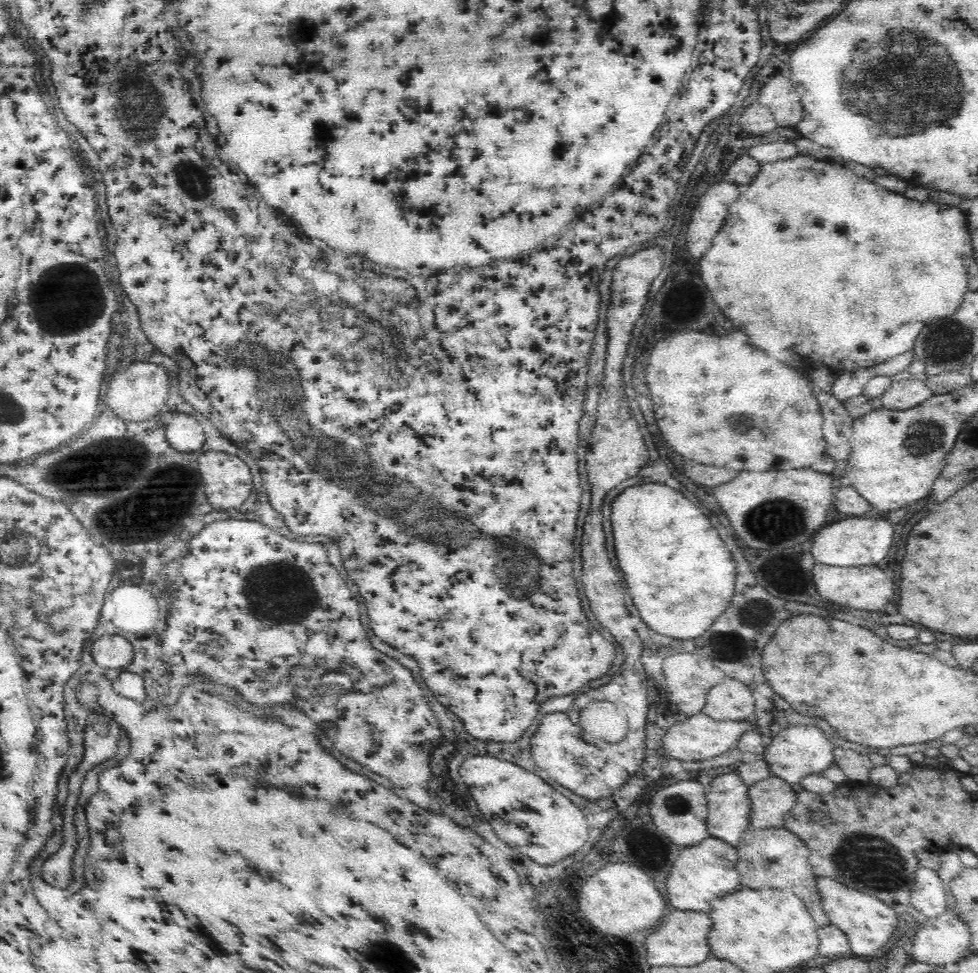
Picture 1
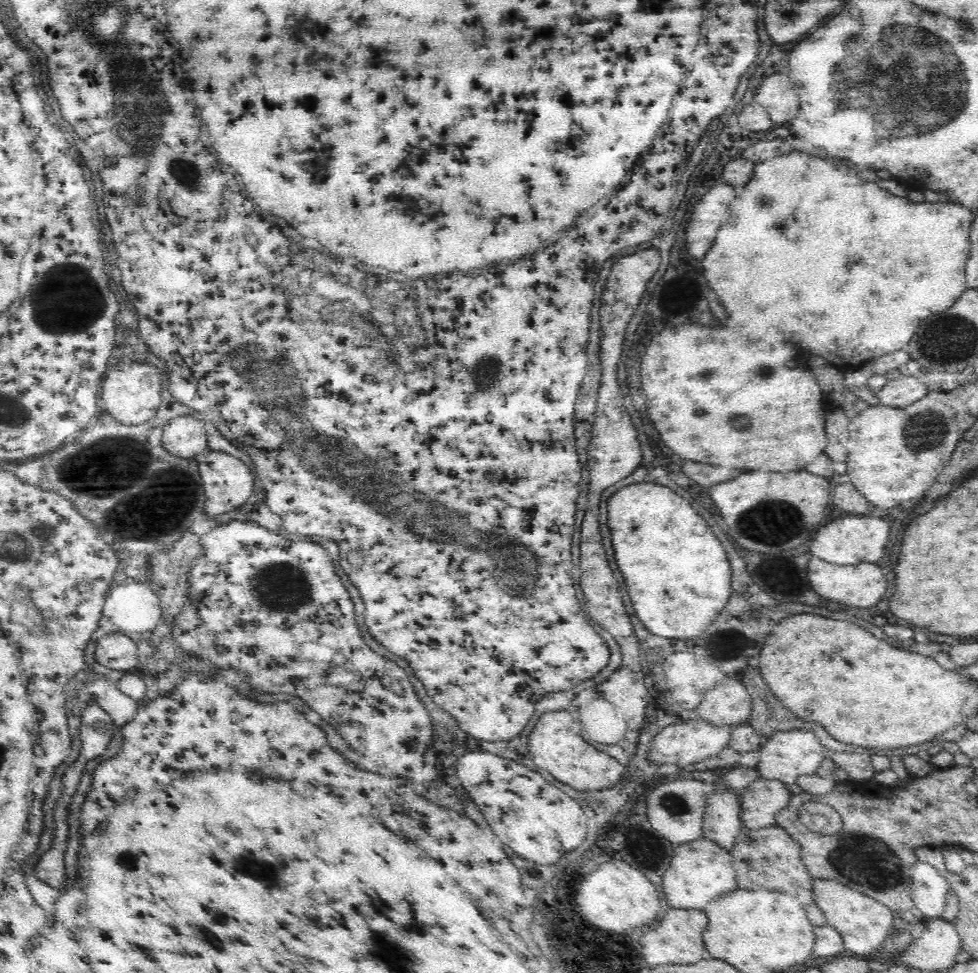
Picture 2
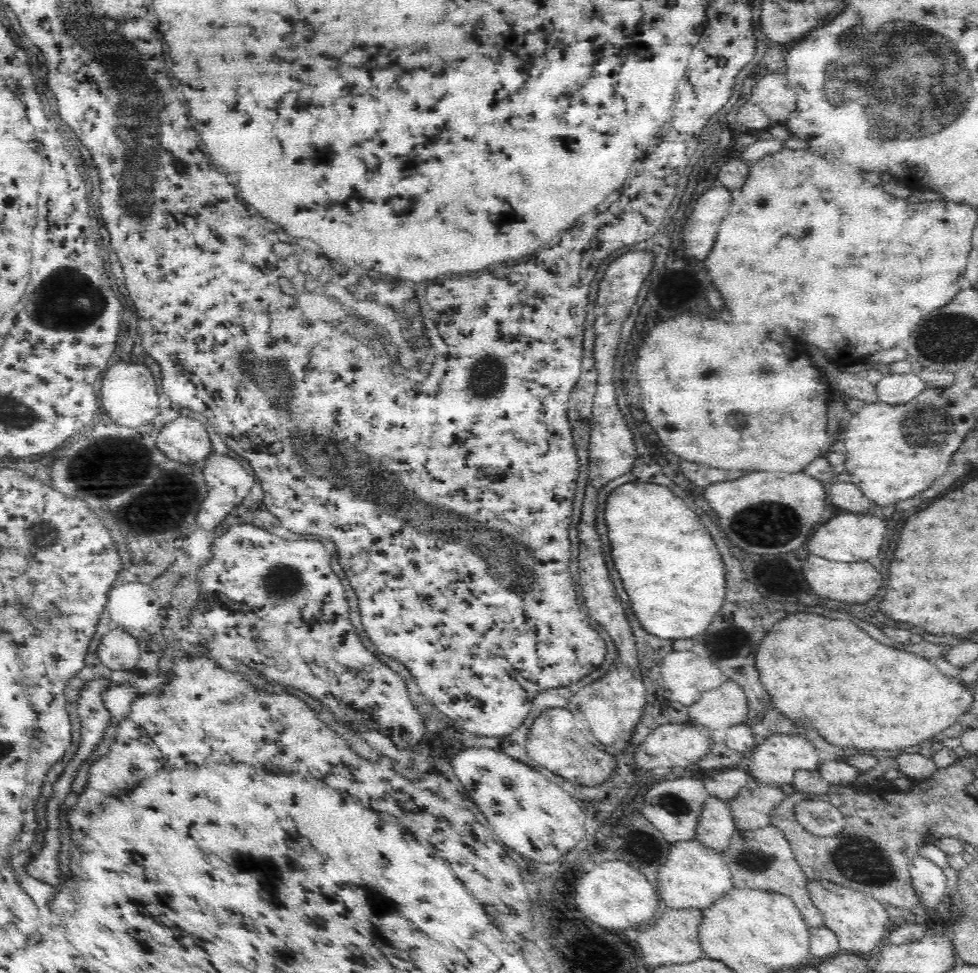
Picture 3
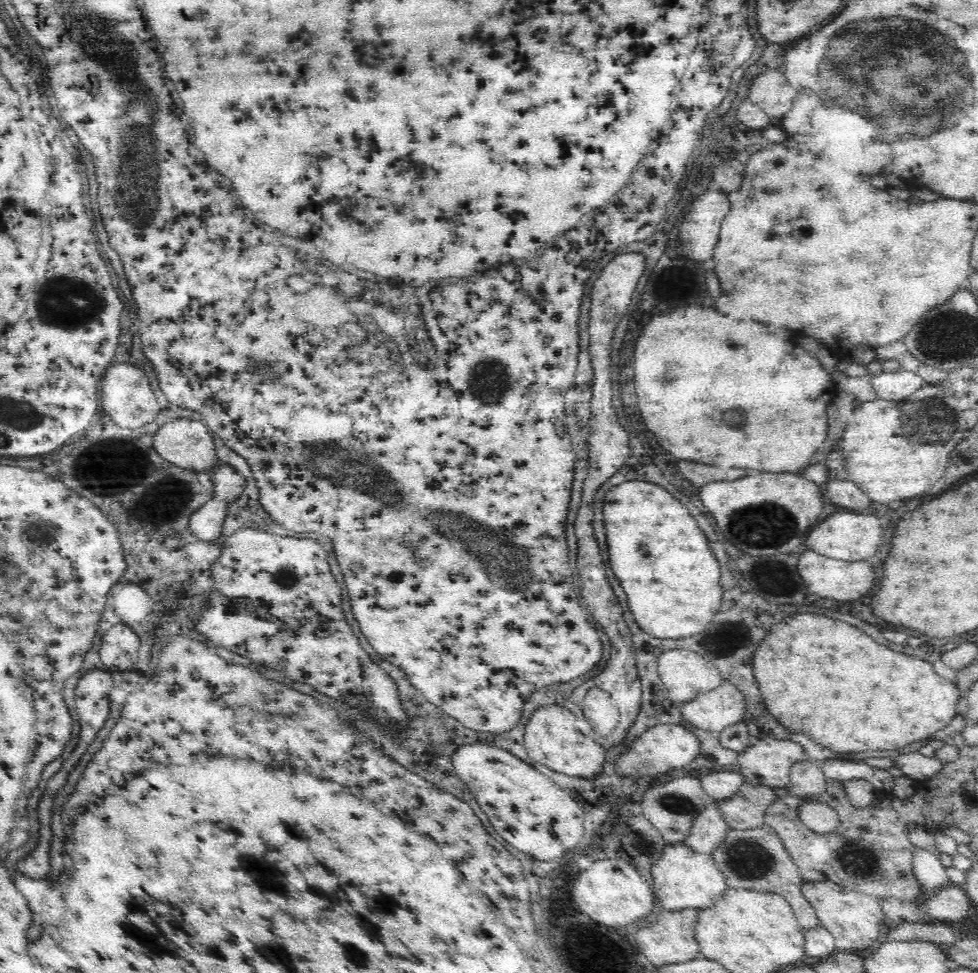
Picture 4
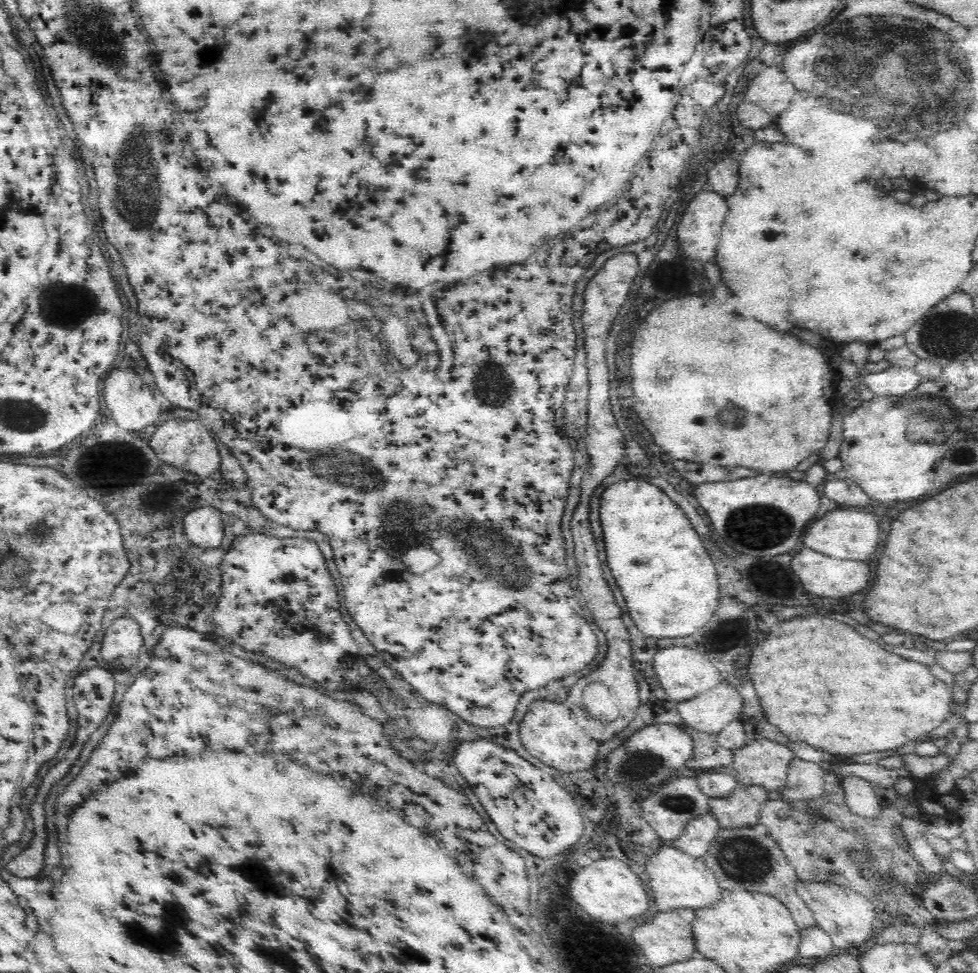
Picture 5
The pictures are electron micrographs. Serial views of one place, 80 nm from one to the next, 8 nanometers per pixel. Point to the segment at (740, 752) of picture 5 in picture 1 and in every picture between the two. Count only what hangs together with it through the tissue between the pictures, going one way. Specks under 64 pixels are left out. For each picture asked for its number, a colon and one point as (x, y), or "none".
1: (799, 751)
2: (787, 754)
3: (774, 761)
4: (767, 762)

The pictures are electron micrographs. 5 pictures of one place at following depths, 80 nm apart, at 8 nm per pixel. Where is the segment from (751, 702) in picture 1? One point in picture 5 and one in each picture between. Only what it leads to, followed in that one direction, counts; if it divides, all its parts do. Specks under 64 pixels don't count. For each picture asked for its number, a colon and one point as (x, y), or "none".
2: (728, 704)
3: (716, 710)
4: (714, 710)
5: (711, 711)

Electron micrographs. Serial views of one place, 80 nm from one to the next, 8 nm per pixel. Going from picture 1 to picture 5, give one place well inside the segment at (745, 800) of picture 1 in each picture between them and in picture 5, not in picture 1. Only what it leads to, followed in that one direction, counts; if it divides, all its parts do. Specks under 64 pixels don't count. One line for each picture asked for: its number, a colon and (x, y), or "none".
2: (720, 824)
3: (715, 827)
4: (707, 831)
5: (699, 832)

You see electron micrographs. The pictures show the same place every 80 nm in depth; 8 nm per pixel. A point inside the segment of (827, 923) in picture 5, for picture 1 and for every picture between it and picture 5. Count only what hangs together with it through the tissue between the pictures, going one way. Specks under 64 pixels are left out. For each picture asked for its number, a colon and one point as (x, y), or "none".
1: (868, 923)
2: (864, 924)
3: (860, 922)
4: (853, 919)

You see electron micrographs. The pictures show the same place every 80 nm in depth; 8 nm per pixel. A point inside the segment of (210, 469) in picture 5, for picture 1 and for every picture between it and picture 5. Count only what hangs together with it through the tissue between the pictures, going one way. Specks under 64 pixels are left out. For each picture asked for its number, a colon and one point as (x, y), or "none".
1: (185, 434)
2: (185, 437)
3: (184, 440)
4: (187, 443)

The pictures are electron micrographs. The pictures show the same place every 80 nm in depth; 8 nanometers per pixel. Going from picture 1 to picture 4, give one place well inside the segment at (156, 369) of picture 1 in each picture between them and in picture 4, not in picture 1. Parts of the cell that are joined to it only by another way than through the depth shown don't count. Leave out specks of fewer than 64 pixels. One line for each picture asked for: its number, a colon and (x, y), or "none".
2: (131, 392)
3: (129, 395)
4: (130, 402)

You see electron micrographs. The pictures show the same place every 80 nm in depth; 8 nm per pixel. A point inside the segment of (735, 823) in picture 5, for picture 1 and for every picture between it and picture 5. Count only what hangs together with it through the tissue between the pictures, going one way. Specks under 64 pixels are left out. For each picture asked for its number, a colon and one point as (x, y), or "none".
1: (770, 799)
2: (758, 802)
3: (750, 808)
4: (744, 809)

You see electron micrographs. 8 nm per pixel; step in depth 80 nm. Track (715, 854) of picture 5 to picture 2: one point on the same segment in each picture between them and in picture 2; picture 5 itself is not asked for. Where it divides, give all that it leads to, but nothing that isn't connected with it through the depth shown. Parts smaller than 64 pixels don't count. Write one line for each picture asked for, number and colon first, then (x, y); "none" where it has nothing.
2: (768, 858)
3: (762, 858)
4: (755, 859)

